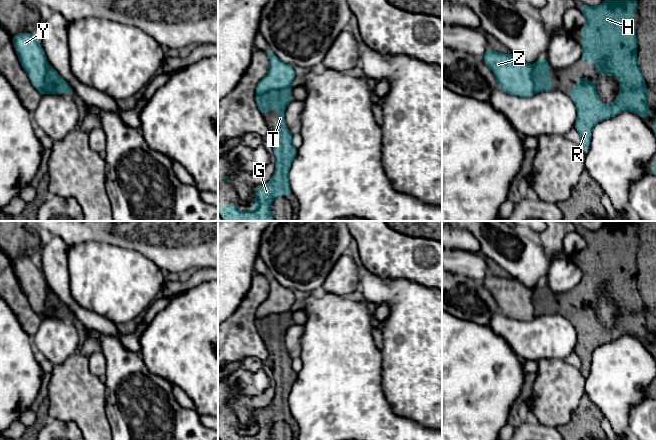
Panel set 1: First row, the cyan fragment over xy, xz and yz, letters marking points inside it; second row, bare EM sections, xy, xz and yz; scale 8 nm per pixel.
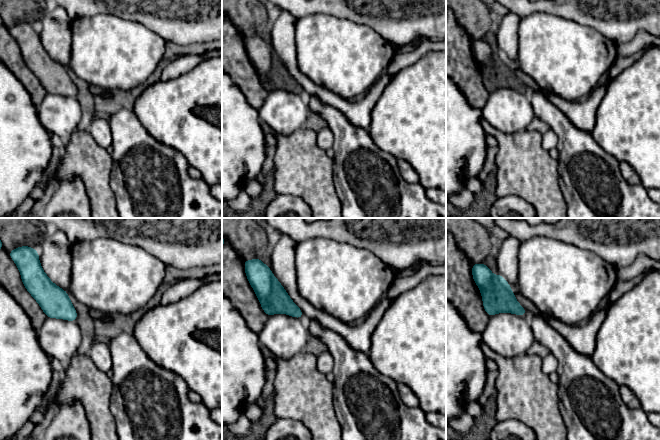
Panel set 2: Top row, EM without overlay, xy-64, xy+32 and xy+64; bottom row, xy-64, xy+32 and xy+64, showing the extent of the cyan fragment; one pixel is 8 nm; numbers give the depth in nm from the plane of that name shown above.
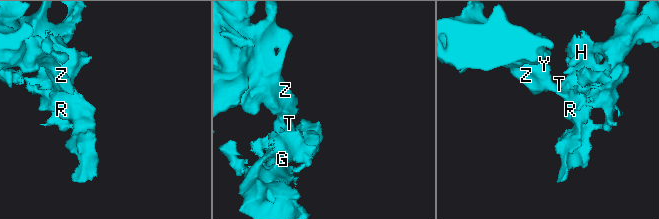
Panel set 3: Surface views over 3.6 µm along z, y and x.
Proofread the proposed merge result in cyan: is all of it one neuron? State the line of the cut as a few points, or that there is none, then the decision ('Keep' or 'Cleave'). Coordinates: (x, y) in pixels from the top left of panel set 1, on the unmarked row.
Split along xy (48, 288), (47, 312), (54, 313), (58, 317). Cleave

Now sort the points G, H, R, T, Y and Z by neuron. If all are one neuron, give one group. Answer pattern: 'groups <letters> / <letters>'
groups G H R T / Y Z

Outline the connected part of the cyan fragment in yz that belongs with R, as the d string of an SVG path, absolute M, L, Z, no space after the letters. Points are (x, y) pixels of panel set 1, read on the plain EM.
M607 221L597 231L581 228L580 235L587 243L587 246L582 250L583 279L580 285L597 287L597 292L594 295L598 299L603 297L605 300L616 300L620 308L618 322L611 328L604 328L599 324L597 313L594 310L599 305L591 306L583 300L576 305L576 310L567 317L577 333L574 352L581 360L579 370L584 377L587 377L592 353L597 347L623 335L635 336L645 343L649 341L650 332L647 328L645 304L637 288L637 263L632 245L632 241L637 235L636 224L632 221Z

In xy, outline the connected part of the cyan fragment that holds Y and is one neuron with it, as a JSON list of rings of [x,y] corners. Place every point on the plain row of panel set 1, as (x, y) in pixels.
[[[22,257],[12,260],[12,264],[20,287],[28,298],[32,309],[42,319],[58,318],[55,314],[47,313],[46,301],[49,288],[36,259]]]

